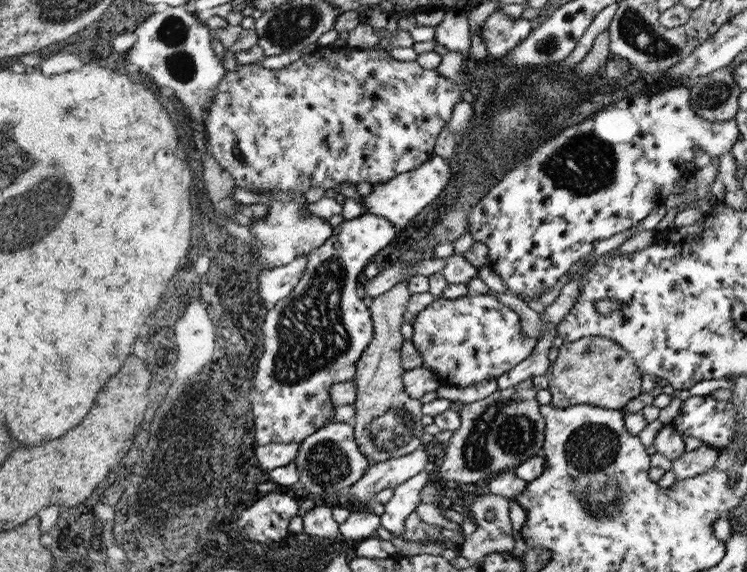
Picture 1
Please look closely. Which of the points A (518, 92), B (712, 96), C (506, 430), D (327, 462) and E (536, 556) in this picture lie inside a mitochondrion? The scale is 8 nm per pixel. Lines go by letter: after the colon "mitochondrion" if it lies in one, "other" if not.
A: mitochondrion
B: mitochondrion
C: mitochondrion
D: mitochondrion
E: mitochondrion

